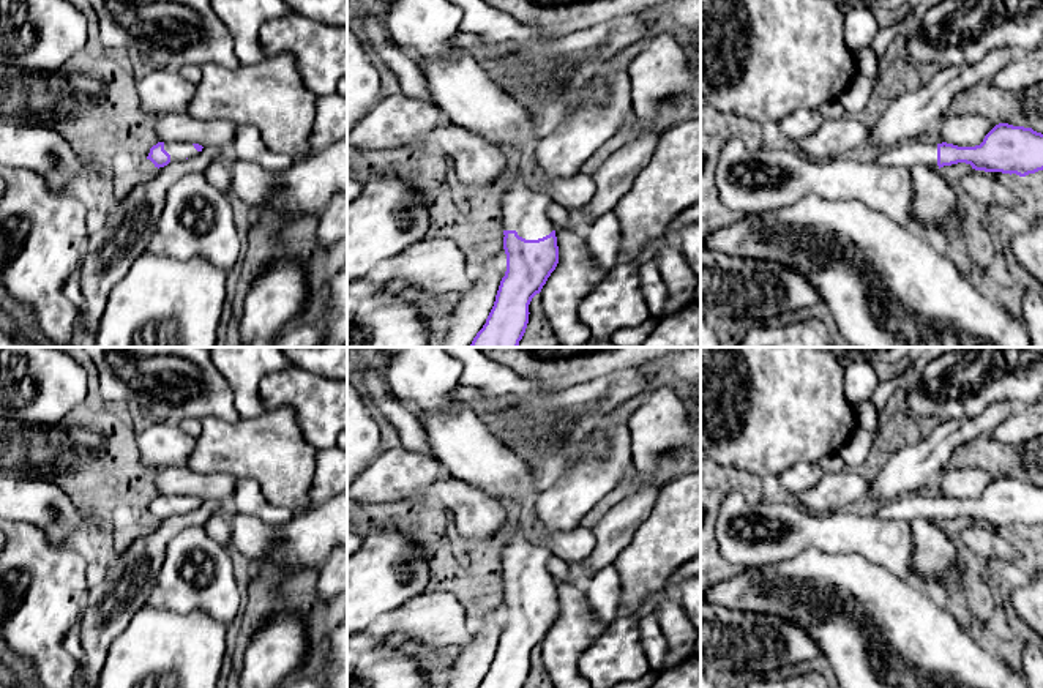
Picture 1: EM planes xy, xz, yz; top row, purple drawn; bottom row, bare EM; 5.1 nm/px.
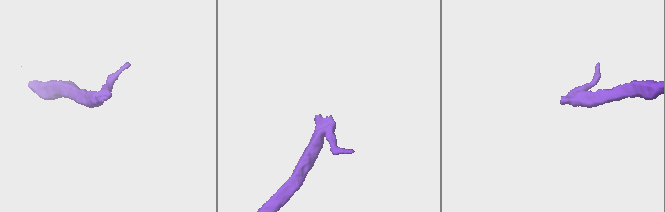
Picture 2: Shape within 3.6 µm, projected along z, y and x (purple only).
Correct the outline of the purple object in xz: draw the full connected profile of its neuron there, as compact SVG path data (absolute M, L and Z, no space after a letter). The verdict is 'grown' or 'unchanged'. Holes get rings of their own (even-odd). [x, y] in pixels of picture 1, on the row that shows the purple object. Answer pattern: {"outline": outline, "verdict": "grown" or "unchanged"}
{"outline": "M521 172L514 174L502 186L503 210L503 249L507 271L500 281L494 306L483 328L469 347L518 347L529 323L529 305L541 292L551 273L559 264L559 246L554 226L546 216L552 197L536 191Z", "verdict": "grown"}

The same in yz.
{"outline": "M999 123L975 147L907 139L877 156L877 164L884 167L910 169L926 164L940 169L958 163L970 164L975 170L1026 177L1043 170L1043 134L1032 128Z", "verdict": "grown"}

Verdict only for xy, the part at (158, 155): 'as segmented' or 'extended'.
extended

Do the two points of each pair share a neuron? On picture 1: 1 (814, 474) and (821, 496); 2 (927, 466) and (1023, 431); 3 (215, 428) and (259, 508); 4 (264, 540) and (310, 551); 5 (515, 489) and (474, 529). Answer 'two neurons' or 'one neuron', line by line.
1: two neurons
2: two neurons
3: two neurons
4: one neuron
5: two neurons

